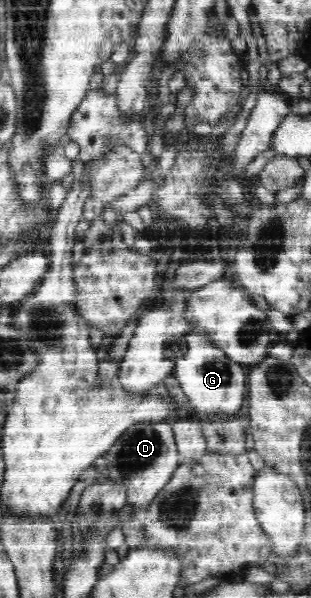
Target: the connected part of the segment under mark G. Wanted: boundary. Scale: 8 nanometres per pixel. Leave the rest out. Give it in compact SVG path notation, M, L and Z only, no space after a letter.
M191 331L185 337L187 353L177 359L175 375L177 381L187 396L190 405L195 405L201 413L237 413L245 401L245 371L239 363L229 363L223 350L213 347L211 339L203 335L203 331Z

